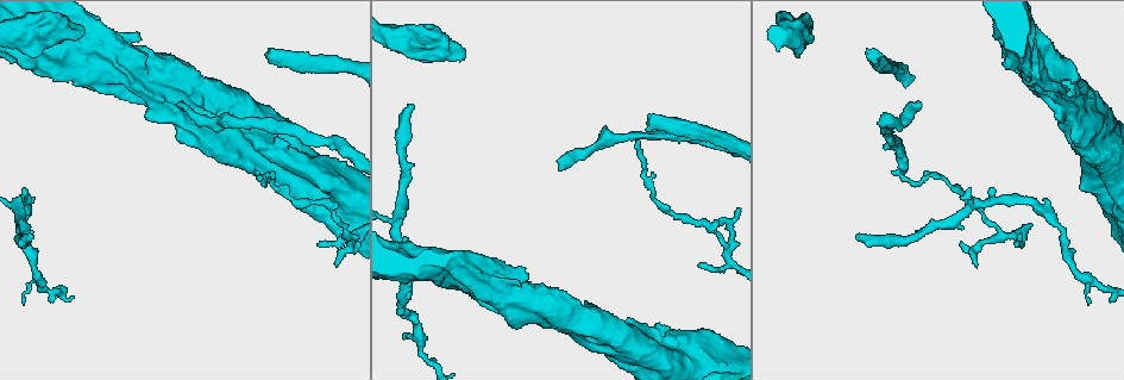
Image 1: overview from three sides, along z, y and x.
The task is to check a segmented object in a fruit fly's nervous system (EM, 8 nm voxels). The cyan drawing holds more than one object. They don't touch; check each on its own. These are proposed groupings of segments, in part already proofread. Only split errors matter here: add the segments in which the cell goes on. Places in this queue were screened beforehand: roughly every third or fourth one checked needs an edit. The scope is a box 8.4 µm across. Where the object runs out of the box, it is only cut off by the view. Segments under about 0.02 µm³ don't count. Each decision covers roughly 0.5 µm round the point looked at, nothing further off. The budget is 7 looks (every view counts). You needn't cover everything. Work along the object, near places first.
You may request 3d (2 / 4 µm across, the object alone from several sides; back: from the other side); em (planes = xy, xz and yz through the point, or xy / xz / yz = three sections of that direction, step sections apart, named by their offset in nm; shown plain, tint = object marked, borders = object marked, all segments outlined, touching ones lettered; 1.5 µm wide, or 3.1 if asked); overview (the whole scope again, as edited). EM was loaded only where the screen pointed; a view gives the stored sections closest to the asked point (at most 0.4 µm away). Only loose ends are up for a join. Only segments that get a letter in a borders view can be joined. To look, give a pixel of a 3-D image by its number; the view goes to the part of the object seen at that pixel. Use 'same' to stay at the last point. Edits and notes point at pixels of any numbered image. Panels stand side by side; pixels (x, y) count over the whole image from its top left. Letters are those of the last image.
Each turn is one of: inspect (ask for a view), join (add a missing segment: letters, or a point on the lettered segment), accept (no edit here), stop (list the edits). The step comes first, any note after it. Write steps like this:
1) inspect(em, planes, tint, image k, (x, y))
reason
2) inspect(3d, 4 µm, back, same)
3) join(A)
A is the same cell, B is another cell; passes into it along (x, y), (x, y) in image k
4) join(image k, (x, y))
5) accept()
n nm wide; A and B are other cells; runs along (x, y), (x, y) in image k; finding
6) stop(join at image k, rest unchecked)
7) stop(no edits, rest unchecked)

inspect(3d, 4 µm, image 1, (179, 102))
free end

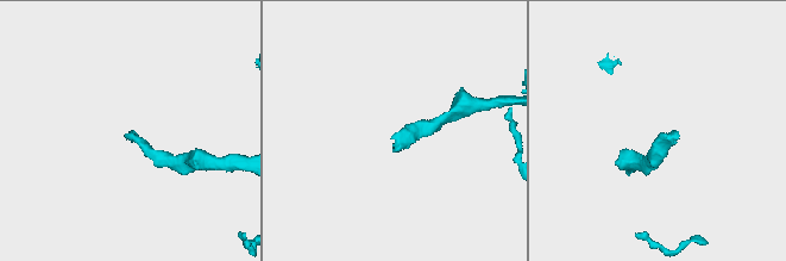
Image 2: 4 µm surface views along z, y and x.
inspect(em, planes, borders, image 2, (675, 130))

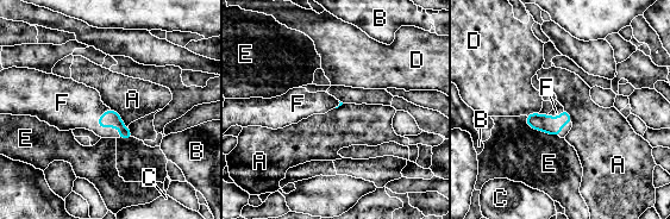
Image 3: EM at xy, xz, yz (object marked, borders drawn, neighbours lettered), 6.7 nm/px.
join(image 3, (74, 106))
F is the same cell, A, B, C, D and E are other cells; the cell continues

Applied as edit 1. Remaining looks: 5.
inspect(3d, 2 µm, image 1, (881, 52))
branch stops here

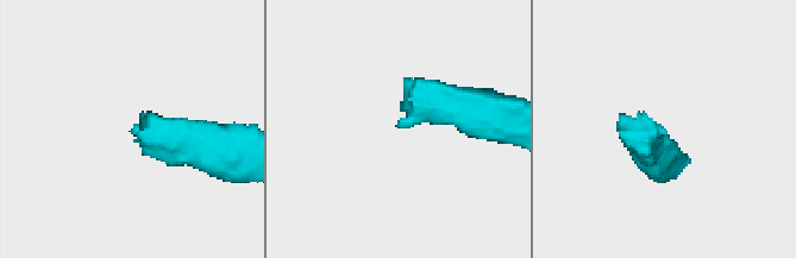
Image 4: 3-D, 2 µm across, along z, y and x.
inspect(em, planes, borders, image 4, (661, 124))
need the tissue

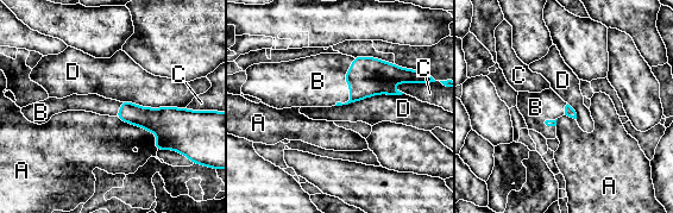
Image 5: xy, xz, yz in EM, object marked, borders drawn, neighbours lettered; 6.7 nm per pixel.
join(image 5, (318, 81))
B is the same cell, A, C and D are other cells; passes into it along (366, 77), (350, 86), (318, 81) in image 5; the cell continues

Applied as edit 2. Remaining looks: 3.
inspect(3d, 4 µm, image 1, (1020, 245))
branch stops here

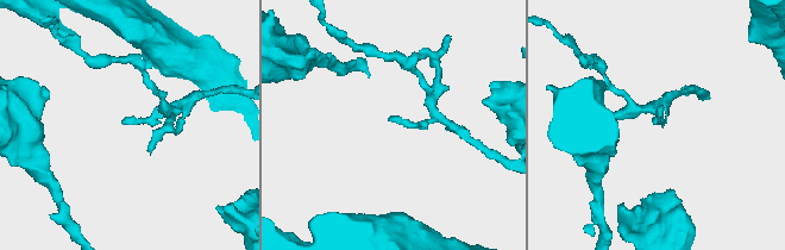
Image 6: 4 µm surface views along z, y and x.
inspect(em, yz, step 8, borders, image 6, (656, 119))

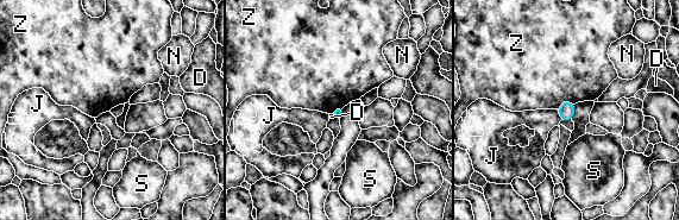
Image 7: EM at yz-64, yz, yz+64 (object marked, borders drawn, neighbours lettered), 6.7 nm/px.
accept()
Z touches over 130 nm; D, J, N, S and Z are other cells; none of them fits

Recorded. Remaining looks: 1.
stop(join at image 3, join at image 5, rest unchecked)

